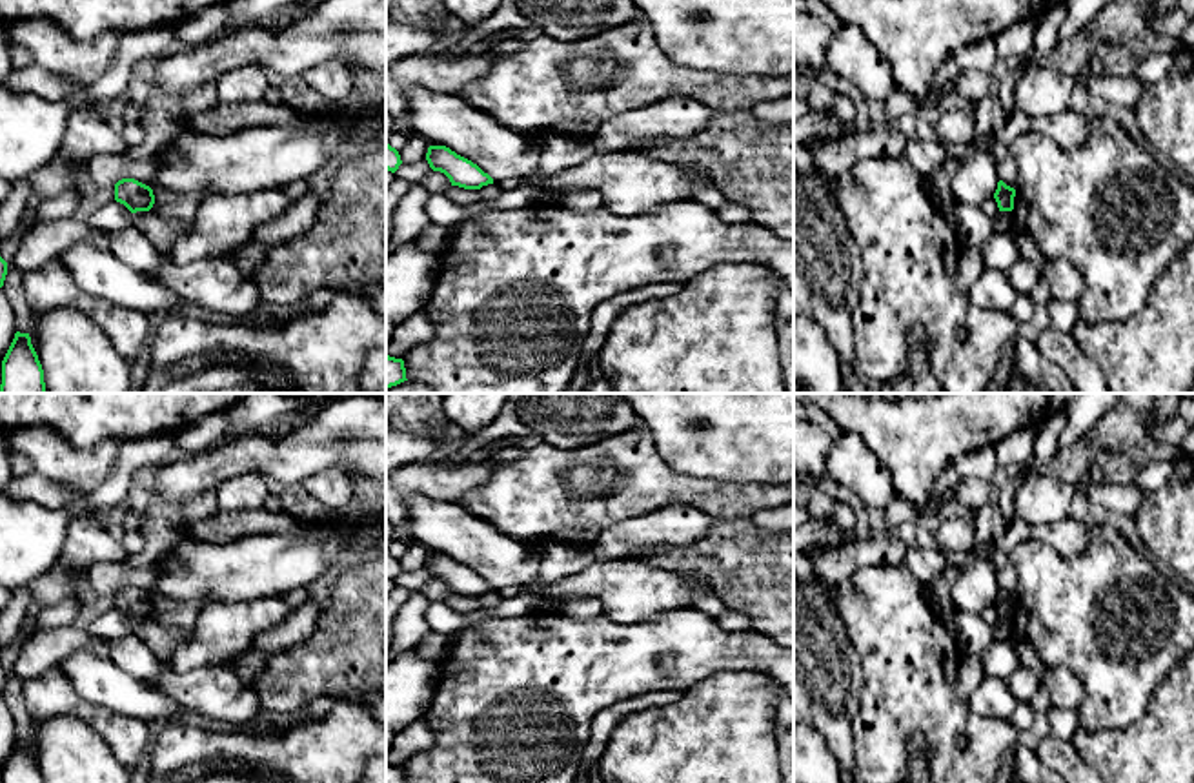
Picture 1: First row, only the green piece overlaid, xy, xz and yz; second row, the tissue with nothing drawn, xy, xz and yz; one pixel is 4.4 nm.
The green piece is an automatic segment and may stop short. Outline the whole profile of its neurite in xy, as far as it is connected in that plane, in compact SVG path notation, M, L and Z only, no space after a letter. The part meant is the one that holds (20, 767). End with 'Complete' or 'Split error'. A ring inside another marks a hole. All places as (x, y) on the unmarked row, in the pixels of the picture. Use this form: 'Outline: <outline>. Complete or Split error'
Outline: M15 741L15 747L2 768L2 783L44 783L29 741Z. Complete

